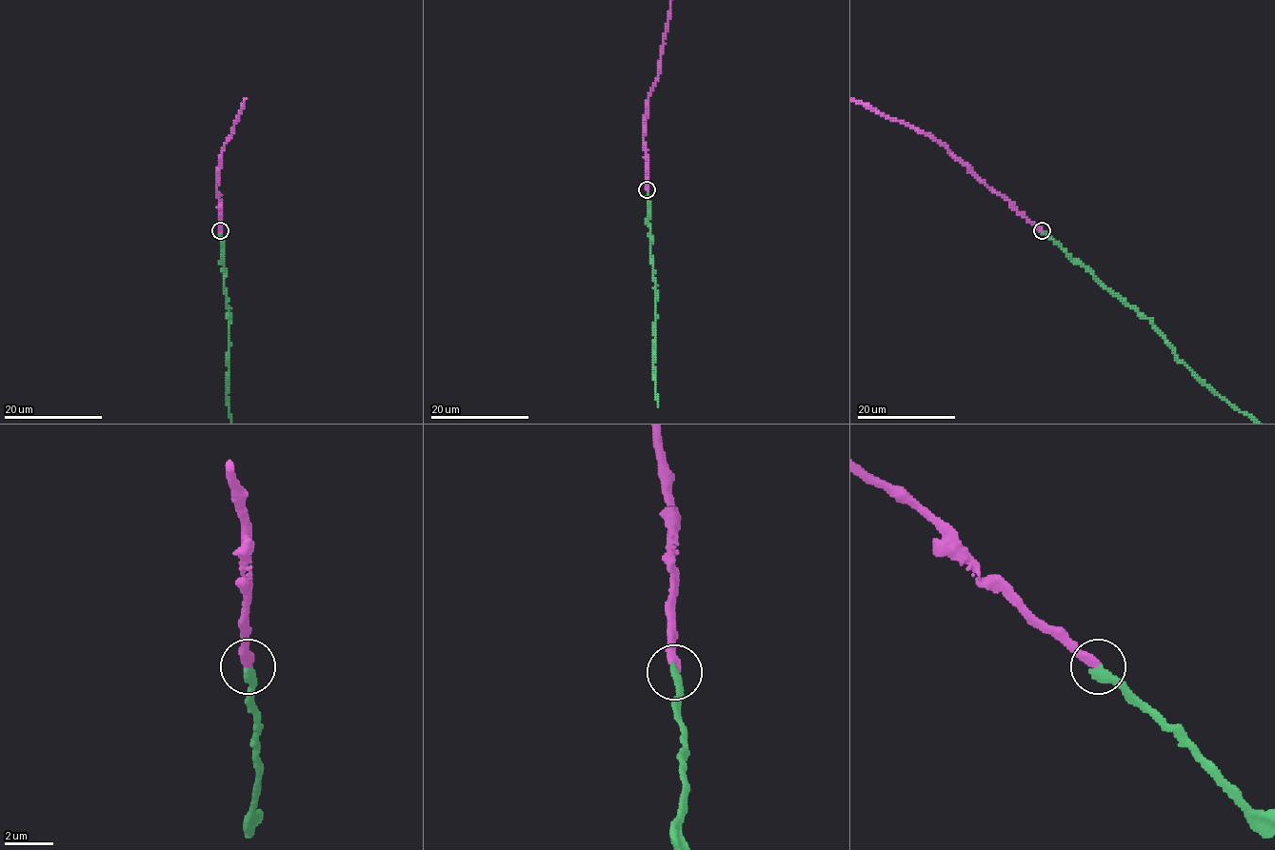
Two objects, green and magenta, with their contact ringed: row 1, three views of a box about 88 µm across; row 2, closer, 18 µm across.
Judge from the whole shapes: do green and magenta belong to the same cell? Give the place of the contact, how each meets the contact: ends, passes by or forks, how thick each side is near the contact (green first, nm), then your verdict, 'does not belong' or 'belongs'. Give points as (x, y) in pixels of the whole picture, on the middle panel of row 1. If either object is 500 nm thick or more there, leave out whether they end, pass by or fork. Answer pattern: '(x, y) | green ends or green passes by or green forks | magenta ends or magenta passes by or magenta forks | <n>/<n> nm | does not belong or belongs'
(647, 189) | green ends | magenta ends | 380/340 nm | does not belong

